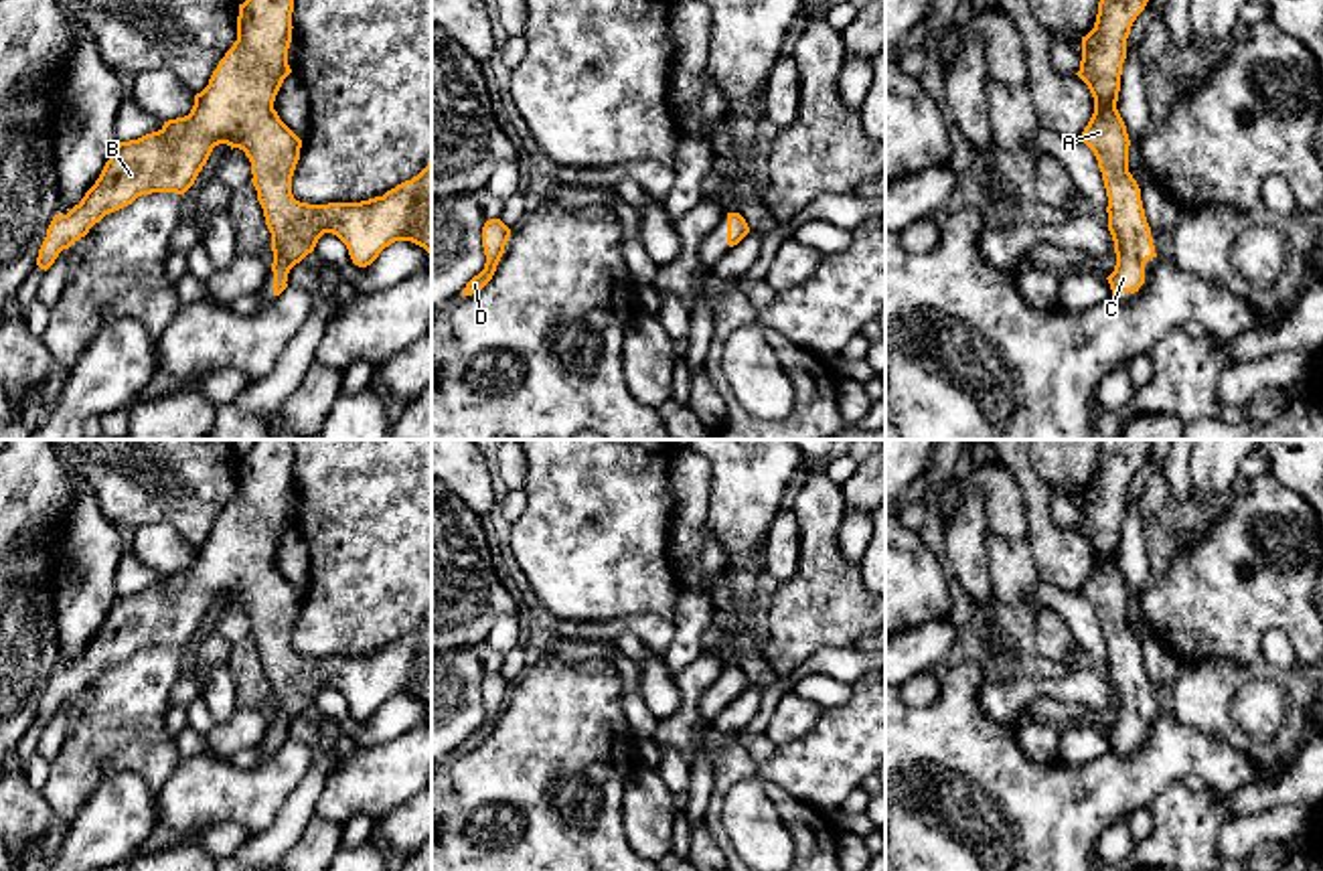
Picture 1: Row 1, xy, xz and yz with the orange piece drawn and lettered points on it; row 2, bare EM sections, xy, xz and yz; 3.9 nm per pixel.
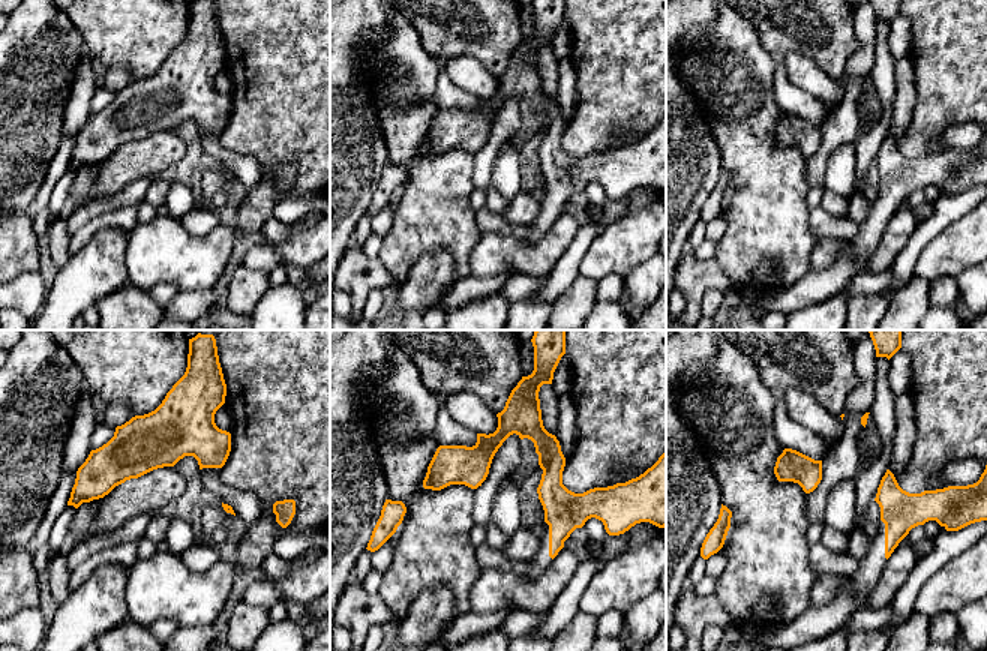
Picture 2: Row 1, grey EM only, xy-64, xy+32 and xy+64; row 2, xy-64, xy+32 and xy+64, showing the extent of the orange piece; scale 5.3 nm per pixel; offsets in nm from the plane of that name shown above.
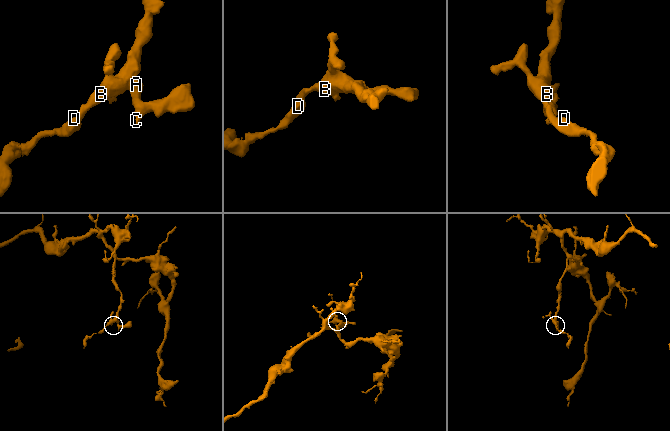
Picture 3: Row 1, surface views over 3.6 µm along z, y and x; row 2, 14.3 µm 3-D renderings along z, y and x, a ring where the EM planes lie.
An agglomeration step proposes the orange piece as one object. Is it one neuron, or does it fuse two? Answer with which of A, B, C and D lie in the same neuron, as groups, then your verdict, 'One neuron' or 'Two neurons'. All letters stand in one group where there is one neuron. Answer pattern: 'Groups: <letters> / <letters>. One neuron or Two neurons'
Groups: A B C D. One neuron

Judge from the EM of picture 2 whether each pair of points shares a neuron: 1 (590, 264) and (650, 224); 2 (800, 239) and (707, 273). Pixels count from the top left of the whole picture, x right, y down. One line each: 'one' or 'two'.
1: one
2: two

